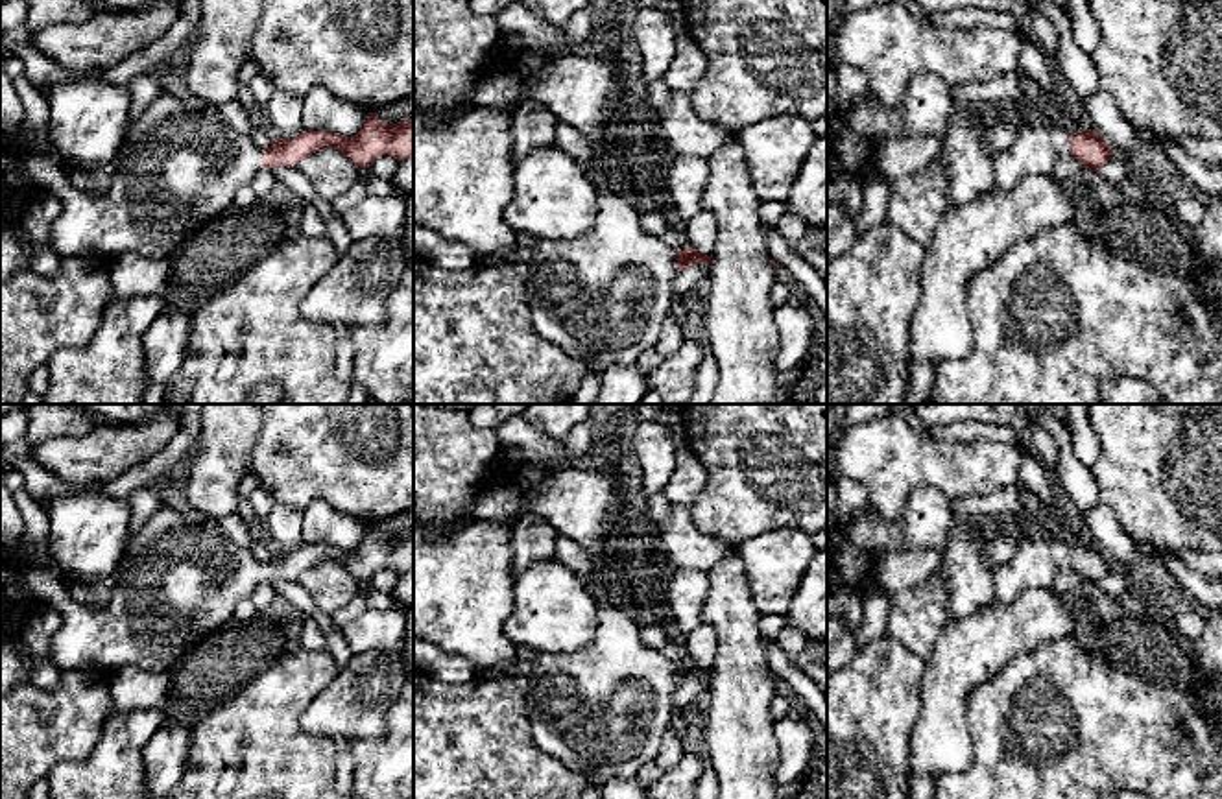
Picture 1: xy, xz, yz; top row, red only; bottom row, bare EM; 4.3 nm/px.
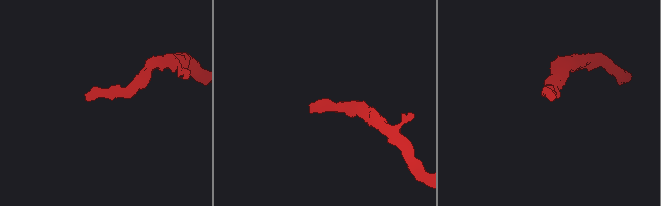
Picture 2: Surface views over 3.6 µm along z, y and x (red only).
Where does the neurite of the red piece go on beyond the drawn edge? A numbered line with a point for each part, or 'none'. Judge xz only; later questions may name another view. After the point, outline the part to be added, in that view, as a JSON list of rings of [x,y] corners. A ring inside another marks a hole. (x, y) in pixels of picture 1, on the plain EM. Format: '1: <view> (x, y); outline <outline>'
1: xz (602, 711); outline [[[600,605],[596,614],[596,633],[594,638],[576,653],[535,653],[532,659],[532,670],[526,677],[526,712],[530,720],[530,731],[533,742],[548,753],[550,757],[561,760],[567,768],[587,777],[589,784],[604,786],[607,781],[633,779],[648,764],[655,762],[661,749],[665,731],[668,729],[672,718],[672,694],[677,688],[677,670],[672,661],[663,653],[644,646],[639,637],[641,627],[618,607]]]

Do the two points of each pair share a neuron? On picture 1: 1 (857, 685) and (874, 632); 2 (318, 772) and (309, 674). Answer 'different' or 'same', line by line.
1: different
2: same

